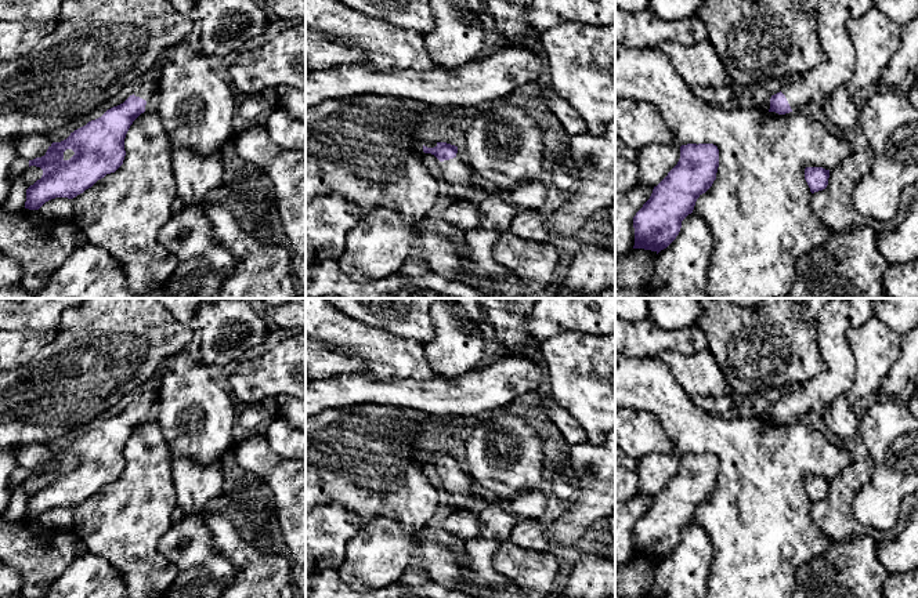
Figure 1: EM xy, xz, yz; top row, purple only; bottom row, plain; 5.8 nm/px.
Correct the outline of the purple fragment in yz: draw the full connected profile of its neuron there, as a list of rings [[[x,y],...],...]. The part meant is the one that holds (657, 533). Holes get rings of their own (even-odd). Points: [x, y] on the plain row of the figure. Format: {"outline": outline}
{"outline": [[[687,453],[680,456],[680,468],[668,485],[653,499],[650,508],[633,526],[635,555],[657,563],[666,558],[679,544],[682,530],[693,522],[697,508],[716,489],[719,459],[713,453]]]}

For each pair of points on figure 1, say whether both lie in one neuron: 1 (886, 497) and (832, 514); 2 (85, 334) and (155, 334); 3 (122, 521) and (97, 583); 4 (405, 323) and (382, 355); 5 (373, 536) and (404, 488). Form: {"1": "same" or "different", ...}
{"1": "different", "2": "same", "3": "different", "4": "different", "5": "different"}

